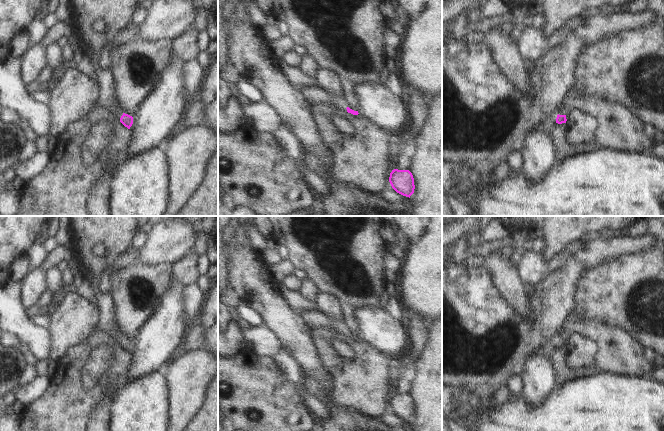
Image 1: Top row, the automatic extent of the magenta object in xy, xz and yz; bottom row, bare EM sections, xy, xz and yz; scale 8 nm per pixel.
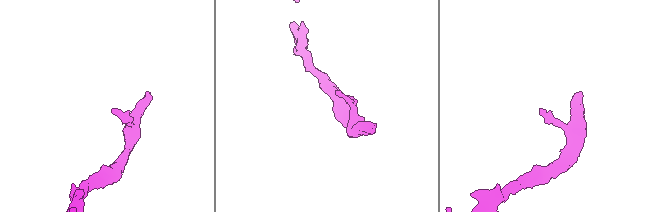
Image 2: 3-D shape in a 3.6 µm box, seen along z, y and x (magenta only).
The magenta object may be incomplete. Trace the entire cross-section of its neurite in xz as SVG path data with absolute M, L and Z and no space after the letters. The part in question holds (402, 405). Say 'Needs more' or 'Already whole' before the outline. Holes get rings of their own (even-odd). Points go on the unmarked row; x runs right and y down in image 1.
Already whole. M392 394L389 406L392 412L403 420L410 422L410 420L414 417L414 402L409 394Z

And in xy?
Needs more. M101 290L97 295L98 316L93 331L105 333L112 337L125 351L130 353L133 341L120 334L114 319L114 304L108 291Z

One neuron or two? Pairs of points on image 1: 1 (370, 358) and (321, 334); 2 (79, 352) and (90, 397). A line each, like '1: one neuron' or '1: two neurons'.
1: one neuron
2: one neuron

